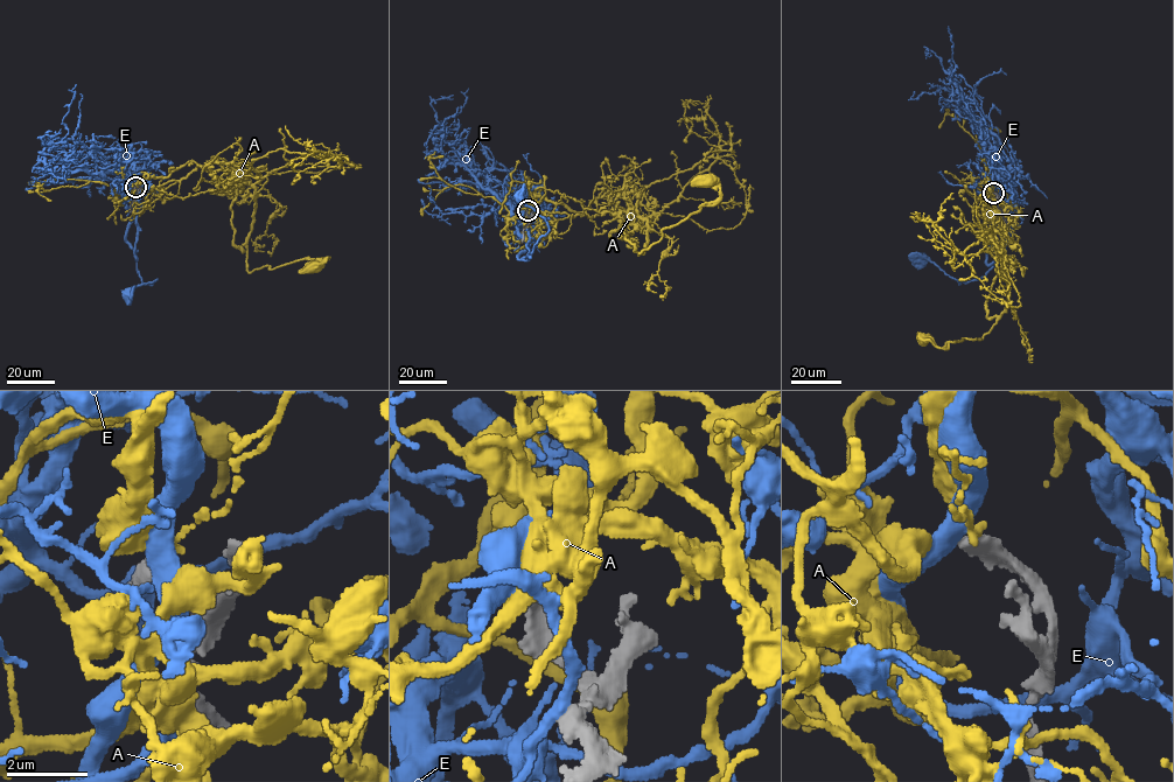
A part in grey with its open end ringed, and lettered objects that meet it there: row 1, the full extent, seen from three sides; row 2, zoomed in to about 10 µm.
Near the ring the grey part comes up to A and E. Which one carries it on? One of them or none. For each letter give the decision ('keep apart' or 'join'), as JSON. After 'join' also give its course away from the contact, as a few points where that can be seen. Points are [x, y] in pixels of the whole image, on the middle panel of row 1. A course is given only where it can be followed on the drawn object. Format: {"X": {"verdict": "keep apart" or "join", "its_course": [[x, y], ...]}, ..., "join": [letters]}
{"A": {"verdict": "keep apart"}, "E": {"verdict": "keep apart"}, "join": []}

